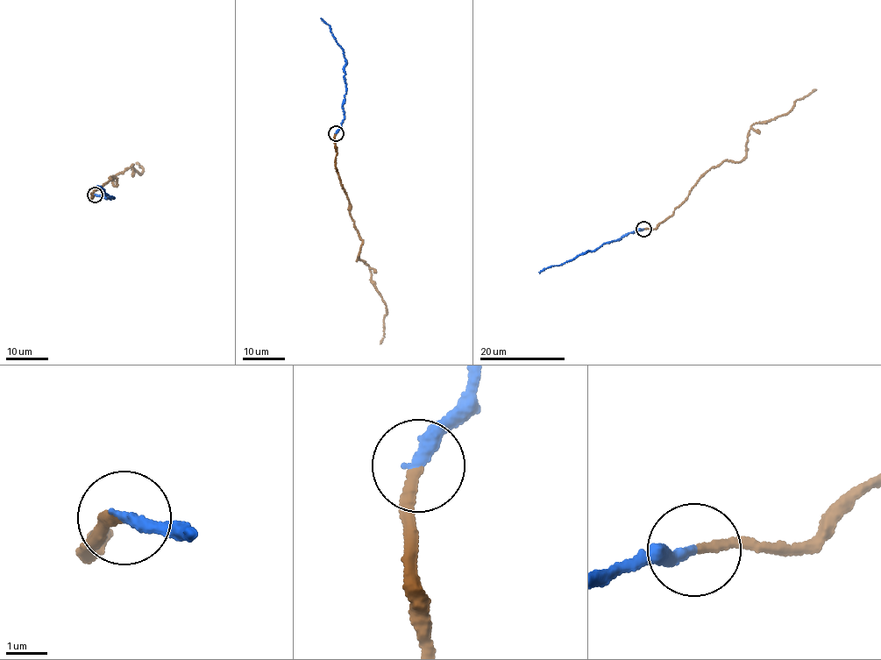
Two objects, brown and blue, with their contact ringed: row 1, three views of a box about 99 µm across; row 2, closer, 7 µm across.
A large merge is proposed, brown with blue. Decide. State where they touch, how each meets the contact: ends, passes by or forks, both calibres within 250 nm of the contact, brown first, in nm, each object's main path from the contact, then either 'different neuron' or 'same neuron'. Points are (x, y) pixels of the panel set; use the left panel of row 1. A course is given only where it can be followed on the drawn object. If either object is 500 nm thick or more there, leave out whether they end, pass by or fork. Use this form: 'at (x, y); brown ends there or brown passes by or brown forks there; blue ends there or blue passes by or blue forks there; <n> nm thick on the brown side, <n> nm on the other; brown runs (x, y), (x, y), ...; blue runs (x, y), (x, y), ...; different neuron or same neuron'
at (95, 195); brown ends there; blue ends there; 240 nm thick on the brown side, 300 nm on the other; brown runs (95, 195), (109, 178), (117, 178), (116, 187), (113, 178), (131, 165), (142, 173), (136, 162); blue runs (95, 195), (112, 197), (103, 188), (95, 187); same neuron

